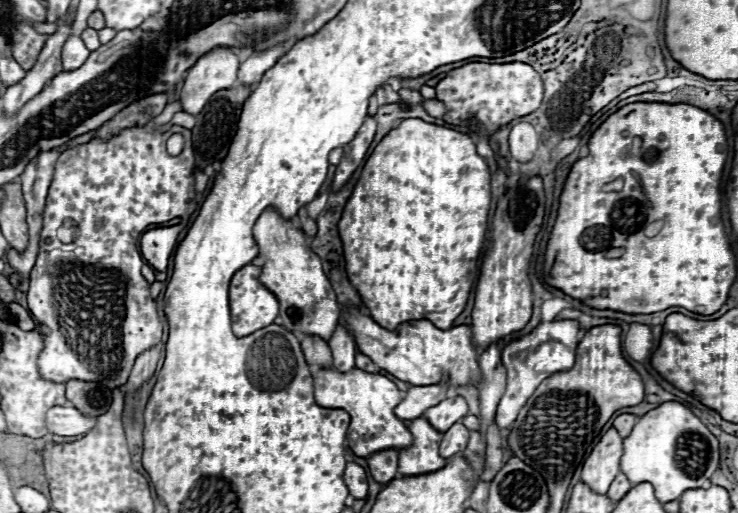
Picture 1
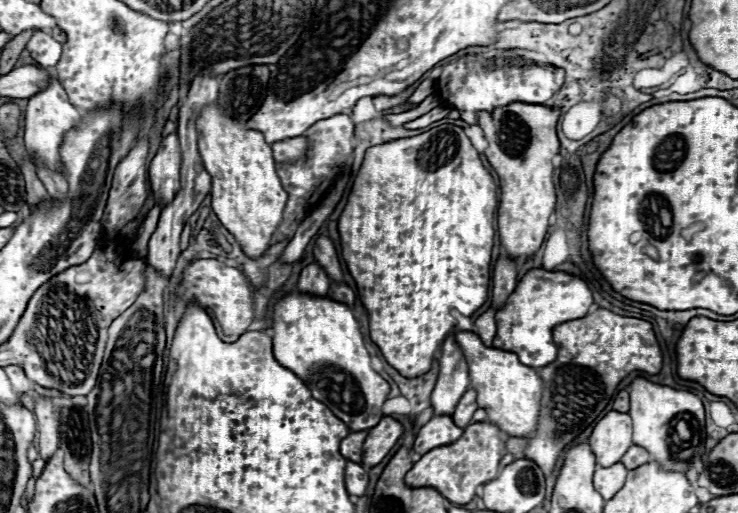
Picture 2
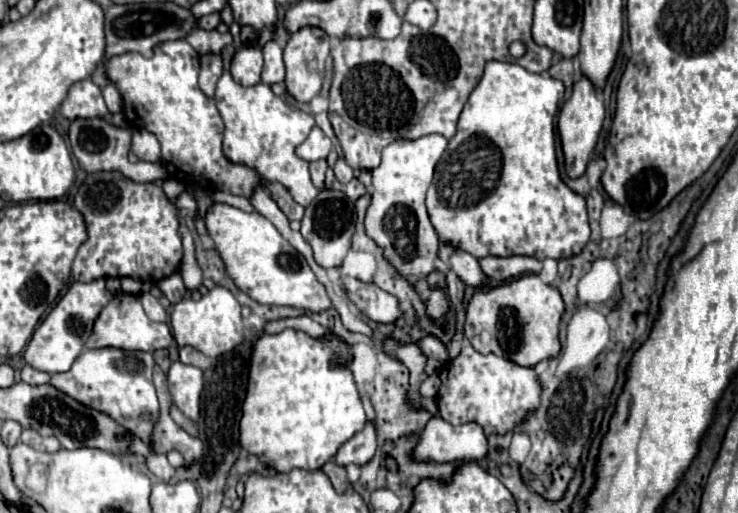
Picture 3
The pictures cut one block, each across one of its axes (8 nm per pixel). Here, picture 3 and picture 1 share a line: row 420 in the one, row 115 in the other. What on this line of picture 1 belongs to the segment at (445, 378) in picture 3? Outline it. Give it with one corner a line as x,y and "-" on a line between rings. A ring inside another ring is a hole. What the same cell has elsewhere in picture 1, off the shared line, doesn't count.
470,62
462,68
450,70
444,80
436,86
436,98
442,100
448,108
444,120
448,124
464,126
472,118
480,120
486,134
494,134
500,126
508,124
514,118
526,116
540,108
542,102
542,78
540,74
524,62
510,64
486,64
486,62

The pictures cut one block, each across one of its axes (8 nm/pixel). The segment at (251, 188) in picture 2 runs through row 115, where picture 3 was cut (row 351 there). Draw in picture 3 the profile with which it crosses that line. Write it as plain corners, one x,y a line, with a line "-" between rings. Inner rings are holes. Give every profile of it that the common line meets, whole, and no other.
214,286
208,294
200,296
198,300
188,296
188,298
182,298
180,302
172,304
172,308
170,308
170,328
172,328
174,340
178,342
178,346
192,346
192,348
196,348
196,350
200,350
202,354
208,354
208,356
220,356
220,354
228,352
236,344
240,344
240,338
244,338
240,304
234,298
234,294
228,288
224,288
224,286

